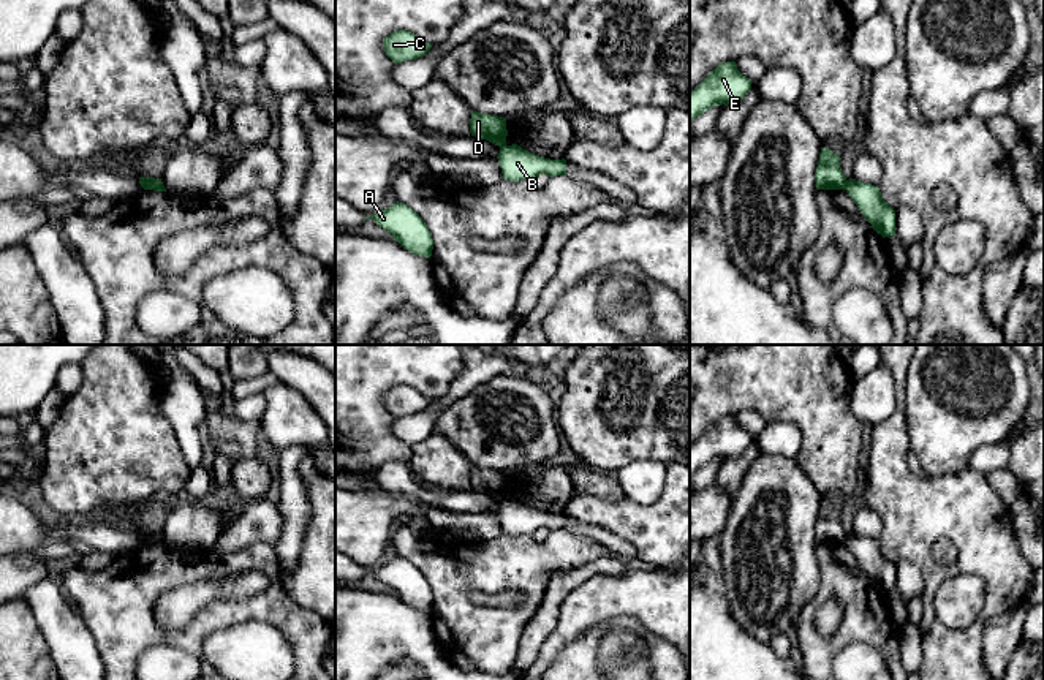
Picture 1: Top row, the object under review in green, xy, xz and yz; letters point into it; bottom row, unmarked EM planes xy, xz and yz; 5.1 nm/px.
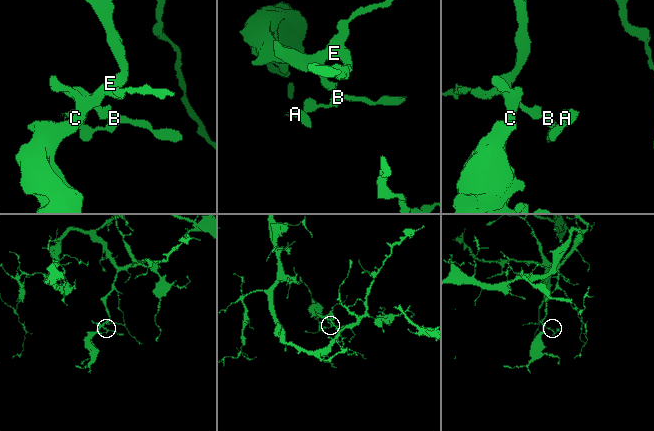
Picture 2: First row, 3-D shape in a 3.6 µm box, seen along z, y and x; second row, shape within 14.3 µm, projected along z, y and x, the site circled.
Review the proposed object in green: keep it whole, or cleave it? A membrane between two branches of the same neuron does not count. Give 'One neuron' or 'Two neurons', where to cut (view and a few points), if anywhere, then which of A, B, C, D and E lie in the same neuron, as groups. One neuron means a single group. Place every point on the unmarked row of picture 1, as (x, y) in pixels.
Two neurons. Split along yz (847, 535), (843, 543). Groups: A B / C D E

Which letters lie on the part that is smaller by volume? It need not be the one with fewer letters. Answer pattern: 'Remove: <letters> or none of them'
Remove: A, B

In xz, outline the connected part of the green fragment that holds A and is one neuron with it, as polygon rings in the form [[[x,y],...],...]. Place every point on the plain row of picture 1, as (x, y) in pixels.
[[[397,555],[388,563],[367,569],[365,574],[370,571],[410,607],[426,612],[432,610],[432,588],[424,574],[407,558]]]

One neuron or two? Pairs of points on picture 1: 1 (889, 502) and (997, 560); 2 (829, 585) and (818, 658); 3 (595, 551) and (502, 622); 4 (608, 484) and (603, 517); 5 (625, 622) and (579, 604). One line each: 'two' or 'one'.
1: one
2: one
3: one
4: two
5: two

